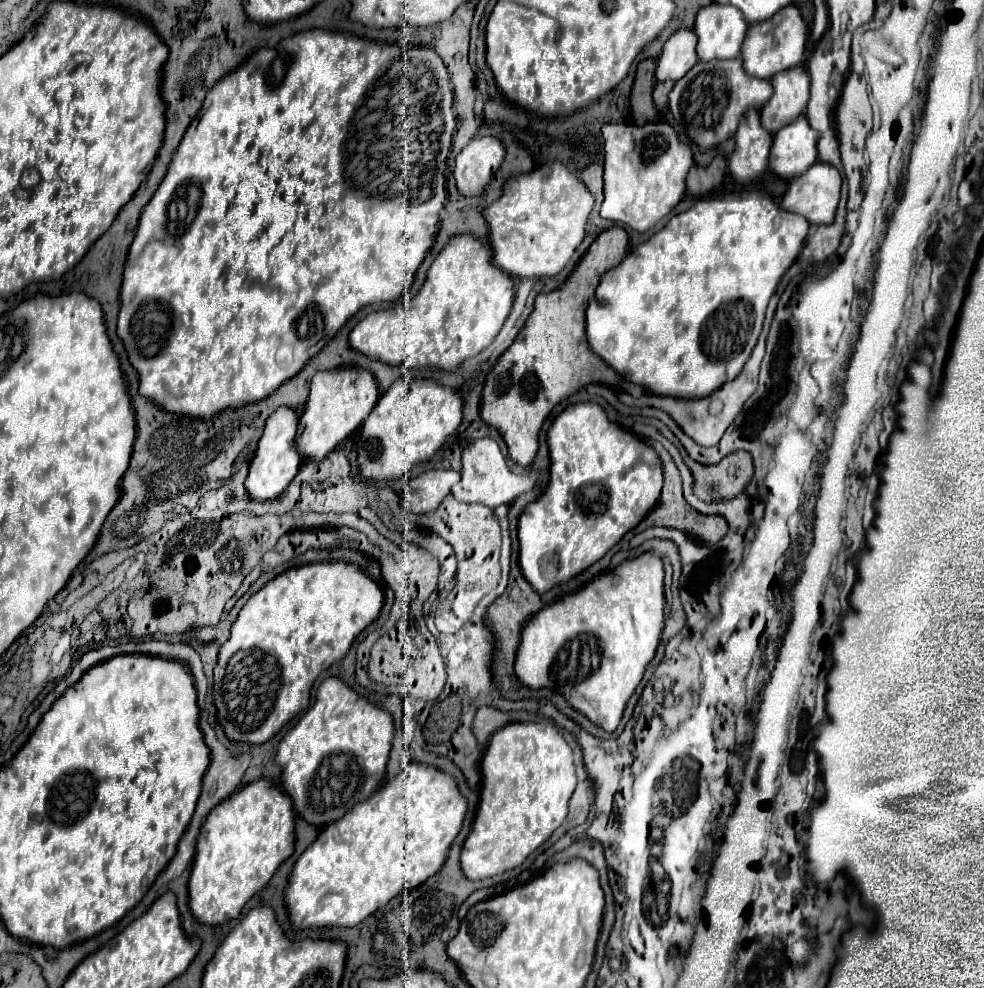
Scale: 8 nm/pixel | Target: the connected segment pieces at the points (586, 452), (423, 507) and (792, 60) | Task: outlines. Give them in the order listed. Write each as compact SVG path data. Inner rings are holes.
M572 404L558 414L548 430L550 448L550 484L546 492L528 504L518 520L520 538L520 570L538 592L546 592L560 582L582 574L598 562L622 536L634 530L646 514L656 506L662 492L662 462L652 446L632 432L612 424L598 404Z
M428 470L410 480L410 500L402 500L402 508L412 514L434 512L442 500L450 494L450 488L460 480L460 472L454 470Z
M786 6L772 16L772 20L764 20L762 24L752 24L746 30L746 40L742 44L742 62L748 76L754 78L772 78L774 74L794 68L802 64L804 50L808 40L808 28L796 6Z

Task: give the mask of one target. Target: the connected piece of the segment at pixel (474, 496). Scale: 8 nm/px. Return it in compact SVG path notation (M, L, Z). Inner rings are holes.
M478 438L472 444L468 444L462 454L462 464L464 464L462 480L452 488L452 496L462 502L484 504L488 508L496 508L500 504L512 504L520 494L530 492L536 484L536 478L532 474L520 476L508 470L502 450L492 438Z

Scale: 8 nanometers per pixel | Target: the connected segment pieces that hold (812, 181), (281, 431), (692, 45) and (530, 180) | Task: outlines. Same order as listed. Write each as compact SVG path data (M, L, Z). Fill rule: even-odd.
M814 162L802 176L796 176L790 182L790 186L780 202L780 208L788 210L788 212L798 212L798 214L806 216L806 220L812 224L830 224L834 220L834 214L836 214L836 208L840 202L840 186L842 186L842 176L834 166Z
M278 408L266 420L264 434L258 442L258 448L250 462L250 472L246 478L246 490L250 498L260 500L260 502L272 500L288 488L288 484L292 482L292 478L296 476L302 464L302 456L298 454L298 448L296 448L296 430L298 430L298 416L292 408Z
M678 30L664 44L662 56L656 64L656 80L680 80L694 64L698 62L696 54L696 36L692 30Z
M548 162L534 168L528 174L518 174L506 180L504 192L498 200L482 210L482 216L490 228L490 248L492 264L516 278L534 276L556 276L564 270L574 250L580 246L586 234L586 220L594 206L594 196L588 192L584 182L576 178L562 162Z

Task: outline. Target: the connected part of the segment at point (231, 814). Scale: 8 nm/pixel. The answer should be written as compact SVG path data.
M258 780L222 800L198 834L188 882L188 906L200 924L234 920L242 906L260 892L278 866L294 852L294 808L290 796L270 780Z

